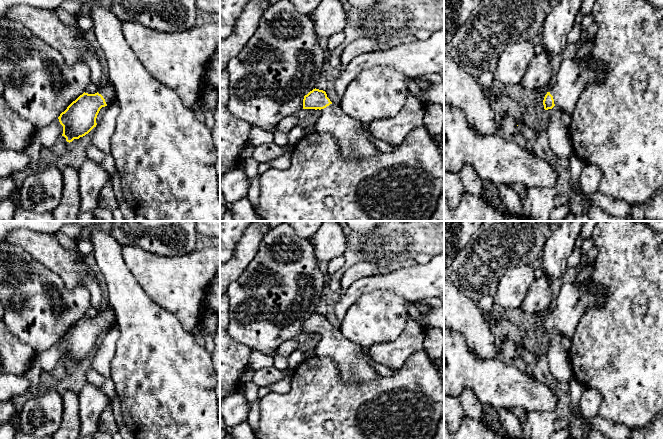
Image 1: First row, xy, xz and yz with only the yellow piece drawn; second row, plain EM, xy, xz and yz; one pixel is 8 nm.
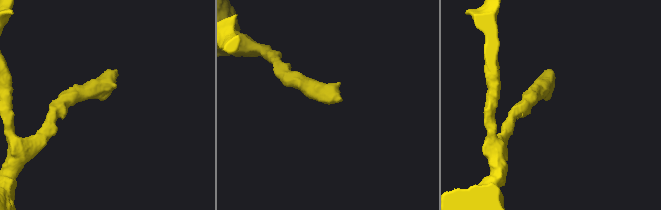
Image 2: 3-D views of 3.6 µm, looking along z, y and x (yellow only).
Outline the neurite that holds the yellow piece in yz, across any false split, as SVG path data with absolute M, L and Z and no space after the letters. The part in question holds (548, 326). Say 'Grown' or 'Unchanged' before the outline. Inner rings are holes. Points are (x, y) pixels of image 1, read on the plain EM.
Grown. M587 280L575 284L564 283L544 321L544 333L559 331L563 336L572 338L579 321L586 310L599 307L606 301L605 290L598 285L591 285Z

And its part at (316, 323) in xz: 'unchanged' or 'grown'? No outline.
grown

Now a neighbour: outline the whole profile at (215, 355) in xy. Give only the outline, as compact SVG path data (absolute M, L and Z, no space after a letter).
M220 320L218 322L215 336L214 336L214 351L211 354L212 363L216 373L216 387L215 392L218 397L219 417L220 417Z

